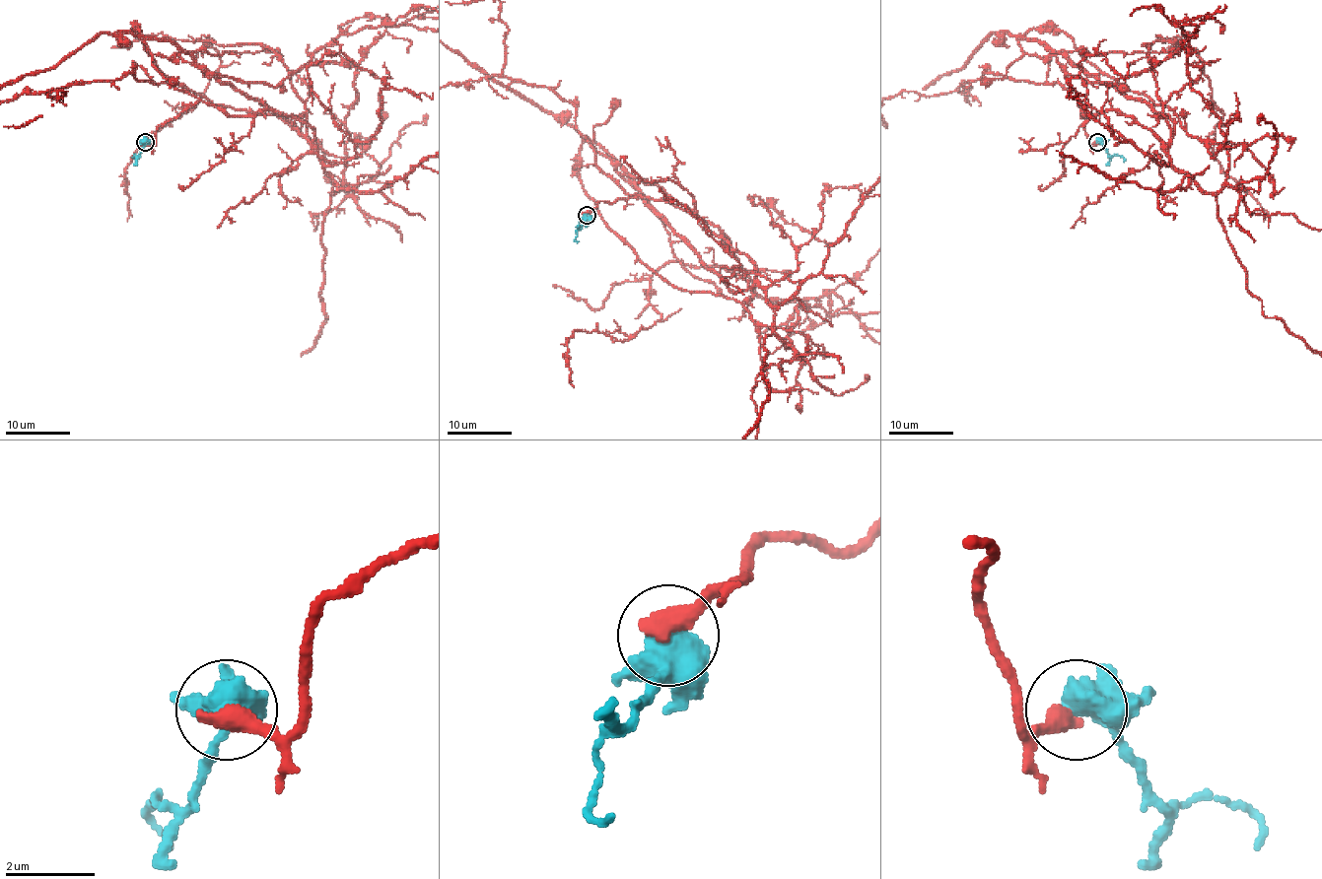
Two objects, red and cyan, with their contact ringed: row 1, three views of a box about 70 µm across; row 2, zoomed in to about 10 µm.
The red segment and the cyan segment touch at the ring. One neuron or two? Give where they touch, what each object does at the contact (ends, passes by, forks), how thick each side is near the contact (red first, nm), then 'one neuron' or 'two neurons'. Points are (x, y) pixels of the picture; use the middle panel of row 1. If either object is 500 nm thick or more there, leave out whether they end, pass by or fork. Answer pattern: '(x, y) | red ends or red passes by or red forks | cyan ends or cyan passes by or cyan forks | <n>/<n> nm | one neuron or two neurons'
(587, 215) | 500/440 nm | two neurons

